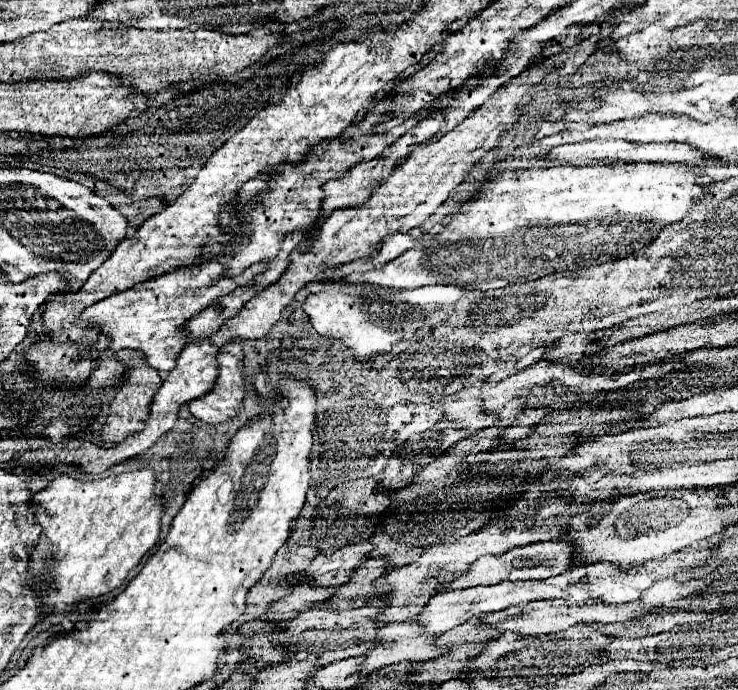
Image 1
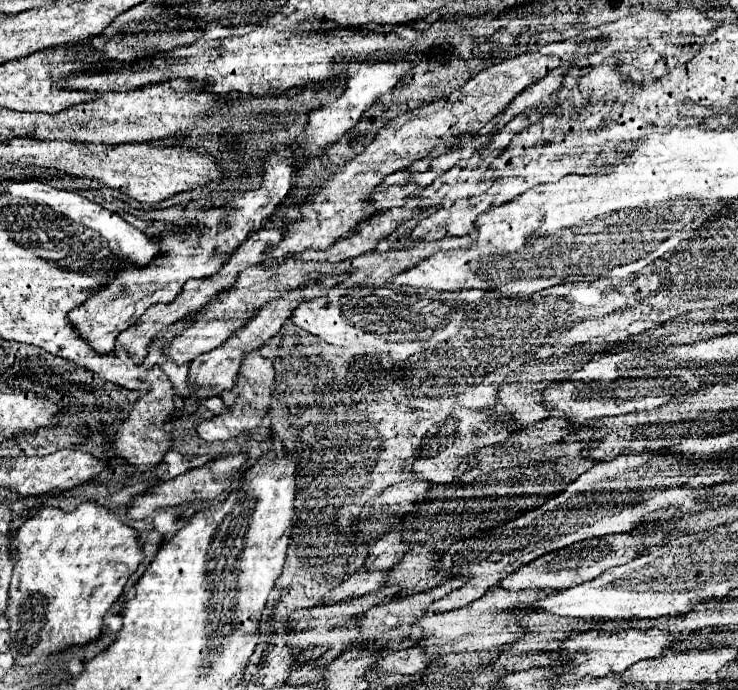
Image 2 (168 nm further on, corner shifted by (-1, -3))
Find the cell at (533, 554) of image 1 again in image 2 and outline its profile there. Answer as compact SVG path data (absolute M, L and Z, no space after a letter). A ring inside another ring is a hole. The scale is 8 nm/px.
M647 529L643 533L641 531L615 533L615 535L603 535L603 537L595 537L595 539L585 539L585 541L573 543L573 545L569 545L565 549L547 553L541 559L535 559L533 563L523 565L521 569L517 569L515 573L505 577L501 581L501 587L503 589L511 589L511 591L523 591L523 589L569 589L569 587L575 587L579 583L595 579L597 575L601 575L609 567L629 563L629 559L635 559L637 555L641 555L649 547L661 545L665 541L665 537L661 533L663 533L663 529Z

